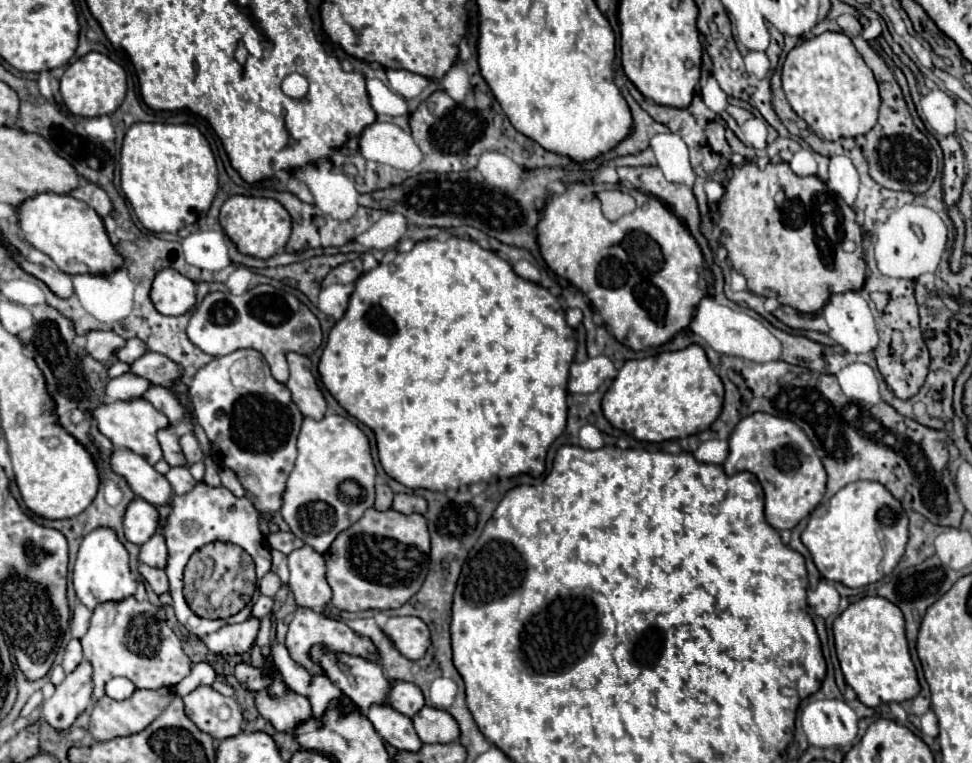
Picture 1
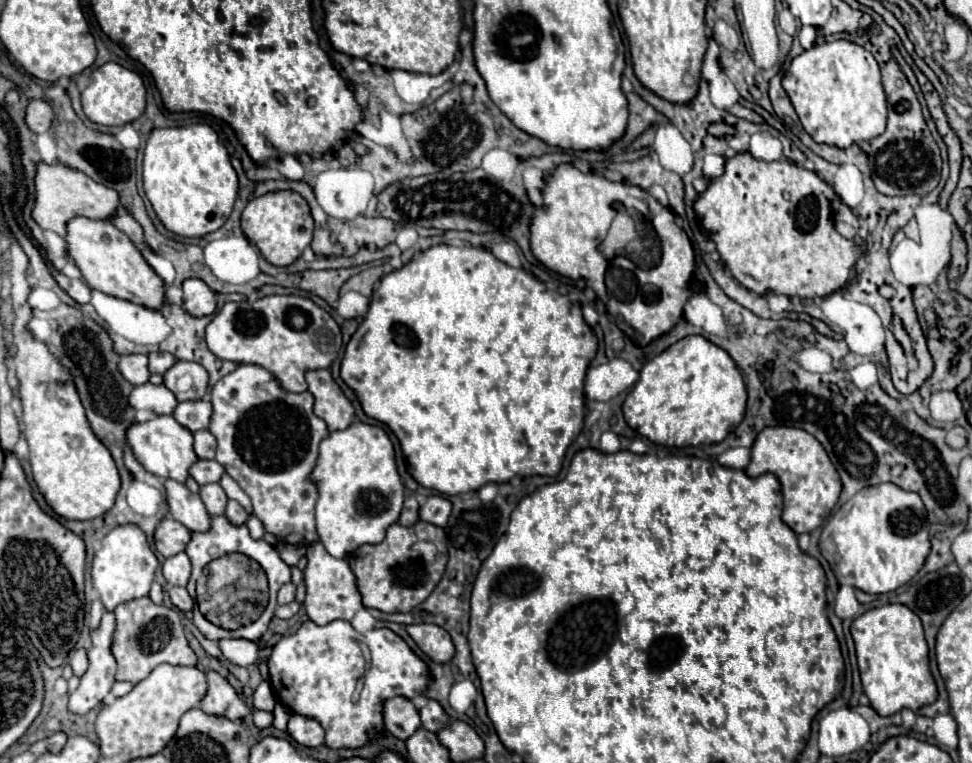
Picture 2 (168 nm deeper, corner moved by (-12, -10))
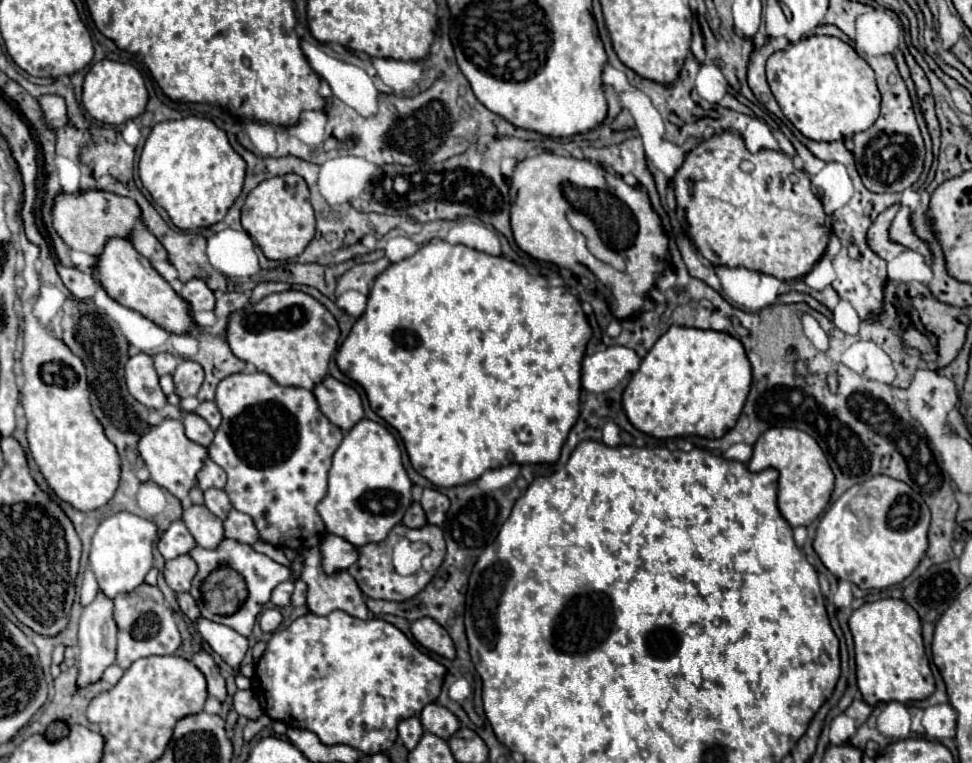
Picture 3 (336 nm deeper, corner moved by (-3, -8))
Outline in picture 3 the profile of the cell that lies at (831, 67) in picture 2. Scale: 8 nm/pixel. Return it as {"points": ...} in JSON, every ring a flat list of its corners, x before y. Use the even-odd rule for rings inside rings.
{"points":[[810,36,798,44,790,44,786,50,774,52,766,62,766,76,774,98,778,100,784,116,810,140,836,142,852,138,858,132,868,130,880,116,880,92,876,88,874,70,858,52,834,36]]}

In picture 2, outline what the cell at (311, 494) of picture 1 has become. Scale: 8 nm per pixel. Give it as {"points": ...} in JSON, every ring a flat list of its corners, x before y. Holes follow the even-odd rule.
{"points":[[355,422,347,430,331,432,321,442,311,480,319,486,315,508,319,540,335,558,347,558,363,544,379,544,387,528,399,520,405,484,397,470,393,442,381,426]]}

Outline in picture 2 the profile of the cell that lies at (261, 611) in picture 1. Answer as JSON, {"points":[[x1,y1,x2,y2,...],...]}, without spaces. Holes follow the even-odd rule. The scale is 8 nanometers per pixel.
{"points":[[295,600,295,602,291,602,291,604,285,604,285,606,279,606,279,608,275,610,275,616,279,616,279,618,287,620,287,618,295,616,295,614,299,612,299,608,301,608,301,604,299,604,299,602]]}

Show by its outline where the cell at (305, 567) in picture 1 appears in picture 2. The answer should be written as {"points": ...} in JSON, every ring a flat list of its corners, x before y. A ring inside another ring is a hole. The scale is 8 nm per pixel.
{"points":[[315,542,307,548,307,560,309,562,303,572,305,582,307,582,307,596,303,602,307,616,319,626,329,624,337,618,351,620,357,614,357,610,363,608,363,602,357,590,357,578,353,576,349,564,345,560,337,560,329,556,329,552,325,552,325,546,321,542]]}

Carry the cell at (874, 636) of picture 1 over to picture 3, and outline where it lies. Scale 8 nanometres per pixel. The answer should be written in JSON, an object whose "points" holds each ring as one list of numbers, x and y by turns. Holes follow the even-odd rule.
{"points":[[878,600,860,606,848,618,856,648,856,678,862,698,870,706,882,702,924,700,934,692,934,676,924,652,922,626,916,610,904,600]]}

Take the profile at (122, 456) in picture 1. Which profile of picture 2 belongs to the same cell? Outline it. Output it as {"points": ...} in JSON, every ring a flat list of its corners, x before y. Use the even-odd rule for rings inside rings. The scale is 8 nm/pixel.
{"points":[[165,480,165,488,167,488,171,516,193,532,207,532,211,516,209,512,205,512,201,496,189,492,185,484,179,484,175,480]]}

